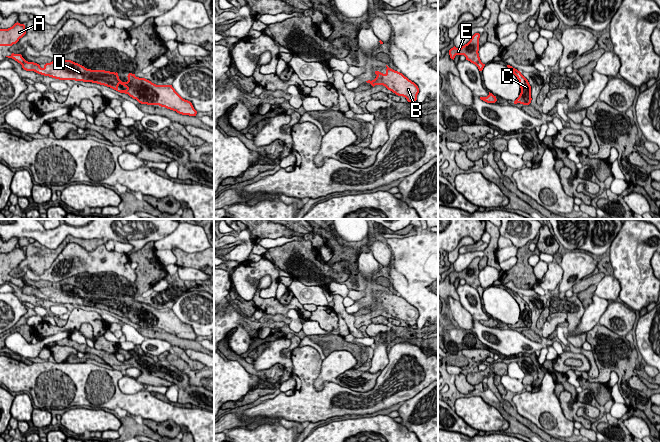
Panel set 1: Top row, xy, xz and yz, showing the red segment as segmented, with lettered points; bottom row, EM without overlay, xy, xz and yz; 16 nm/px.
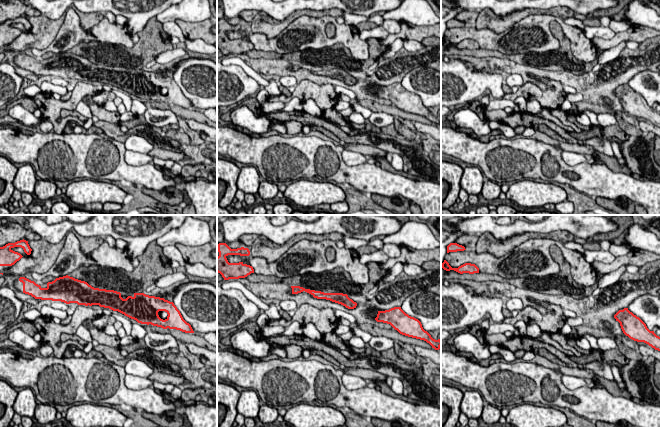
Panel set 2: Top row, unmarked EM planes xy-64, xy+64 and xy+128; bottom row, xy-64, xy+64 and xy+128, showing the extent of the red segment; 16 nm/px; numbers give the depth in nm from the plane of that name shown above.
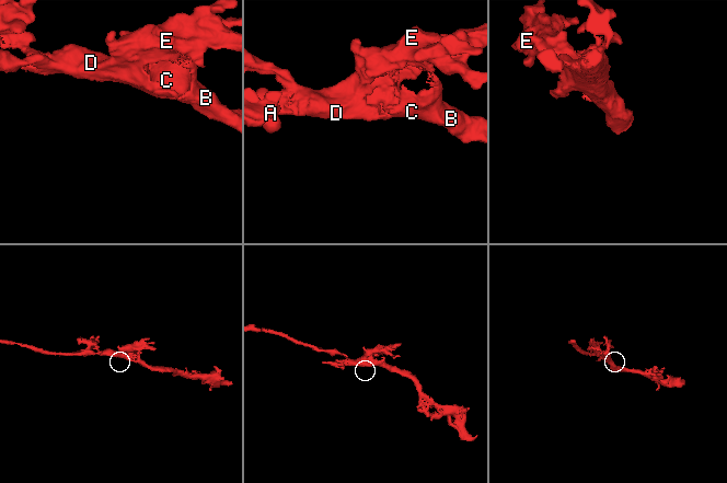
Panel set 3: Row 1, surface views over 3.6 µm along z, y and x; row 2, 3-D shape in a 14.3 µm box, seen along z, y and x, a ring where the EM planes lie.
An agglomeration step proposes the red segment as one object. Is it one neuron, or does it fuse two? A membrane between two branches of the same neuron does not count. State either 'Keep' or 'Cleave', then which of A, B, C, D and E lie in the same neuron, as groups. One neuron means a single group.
Keep. Groups: A B C D E

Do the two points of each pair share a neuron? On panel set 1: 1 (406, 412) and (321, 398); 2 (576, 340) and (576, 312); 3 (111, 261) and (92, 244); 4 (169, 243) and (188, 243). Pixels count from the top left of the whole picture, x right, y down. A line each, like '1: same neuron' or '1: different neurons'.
1: different neurons
2: same neuron
3: different neurons
4: same neuron

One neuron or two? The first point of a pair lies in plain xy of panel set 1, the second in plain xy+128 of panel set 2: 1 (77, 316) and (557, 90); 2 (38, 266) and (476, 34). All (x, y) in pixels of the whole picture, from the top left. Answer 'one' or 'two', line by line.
1: one
2: two

